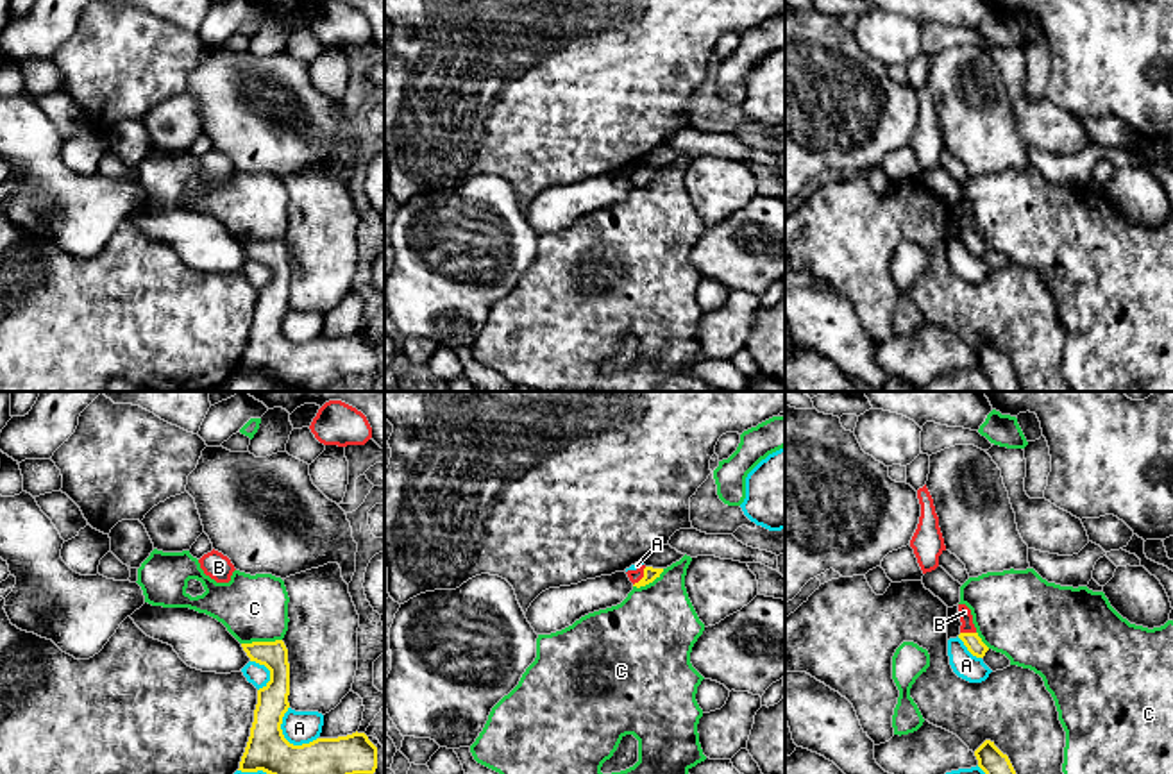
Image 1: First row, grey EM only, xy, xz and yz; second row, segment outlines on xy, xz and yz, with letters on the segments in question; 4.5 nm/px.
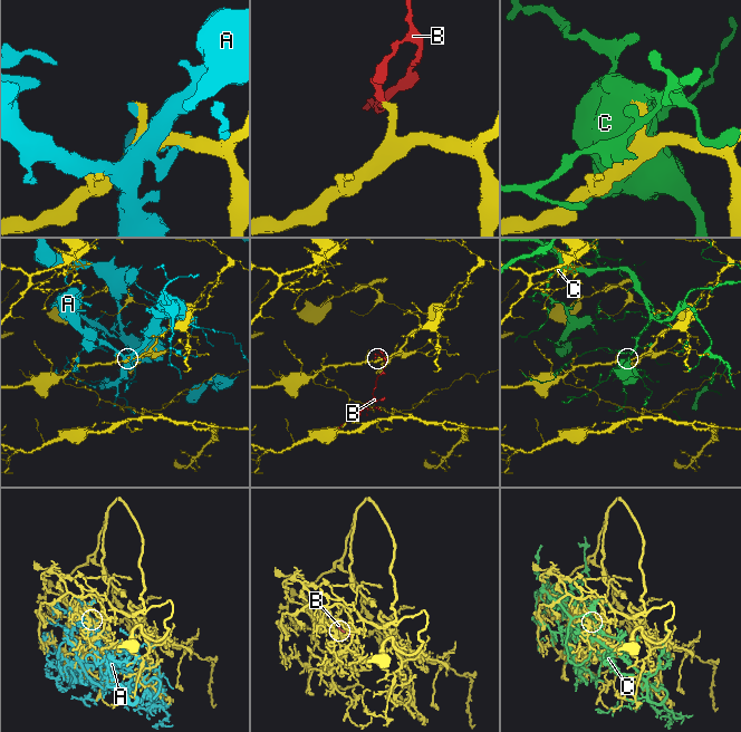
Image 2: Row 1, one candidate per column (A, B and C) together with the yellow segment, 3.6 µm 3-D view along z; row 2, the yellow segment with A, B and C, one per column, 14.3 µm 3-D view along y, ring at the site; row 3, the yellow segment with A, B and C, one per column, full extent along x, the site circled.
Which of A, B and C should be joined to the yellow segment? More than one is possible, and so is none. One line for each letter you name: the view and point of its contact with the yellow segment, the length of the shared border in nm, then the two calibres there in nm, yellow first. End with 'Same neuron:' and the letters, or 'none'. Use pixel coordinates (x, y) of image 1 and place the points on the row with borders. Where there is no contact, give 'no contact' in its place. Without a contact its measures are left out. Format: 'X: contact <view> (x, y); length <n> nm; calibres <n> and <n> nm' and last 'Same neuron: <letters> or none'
B: contact xz (644, 576); length 110 nm; calibres 60 and 60 nm
Same neuron: B

